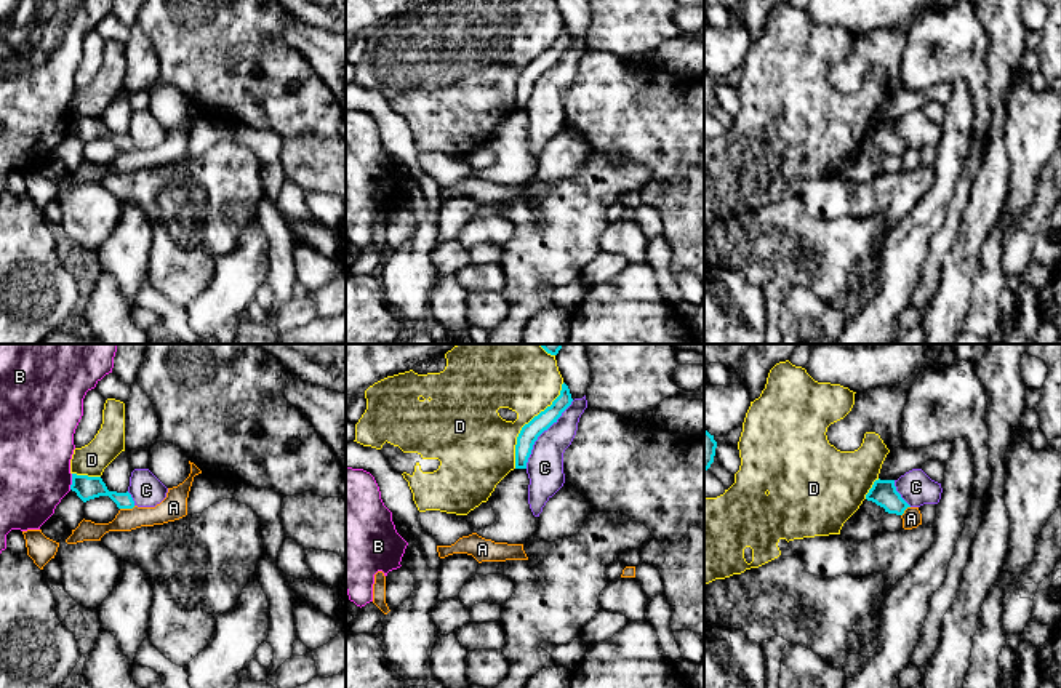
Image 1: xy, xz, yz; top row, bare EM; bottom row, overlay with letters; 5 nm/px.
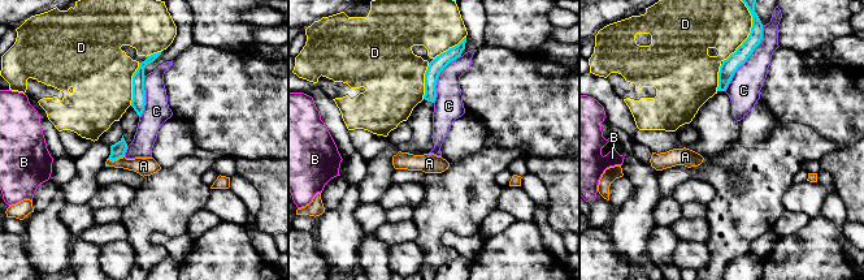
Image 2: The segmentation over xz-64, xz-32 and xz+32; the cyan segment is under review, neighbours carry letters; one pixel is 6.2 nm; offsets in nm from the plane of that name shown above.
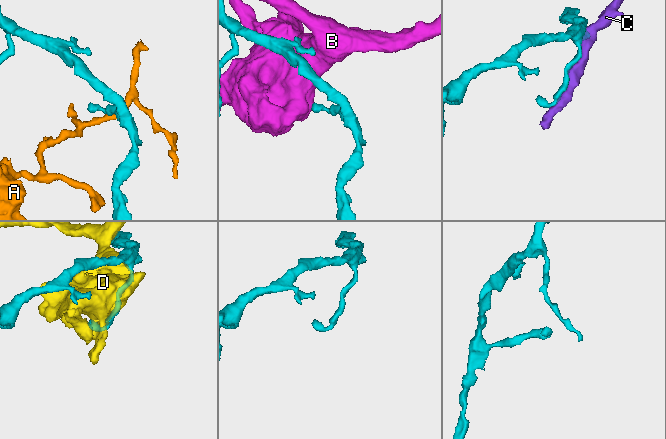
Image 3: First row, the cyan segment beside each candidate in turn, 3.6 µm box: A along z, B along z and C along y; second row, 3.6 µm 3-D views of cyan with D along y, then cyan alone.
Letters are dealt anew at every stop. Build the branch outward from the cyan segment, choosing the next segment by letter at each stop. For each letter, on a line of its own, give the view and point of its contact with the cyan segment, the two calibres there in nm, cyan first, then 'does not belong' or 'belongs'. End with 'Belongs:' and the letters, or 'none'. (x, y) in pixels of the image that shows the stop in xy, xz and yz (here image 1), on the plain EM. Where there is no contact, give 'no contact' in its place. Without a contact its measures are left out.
A: meets cyan in xy at (127, 149); 120 nm thick on the cyan side, 130 nm on the other; does not belong
B: meets cyan in xy at (72, 124); 120 nm thick on the cyan side, 360 nm on the other; does not belong
C: meets cyan in xz at (541, 74); 90 nm thick on the cyan side, 190 nm on the other; does not belong
D: meets cyan in xz at (528, 64); 90 nm thick on the cyan side, 320 nm on the other; does not belong
Belongs: none

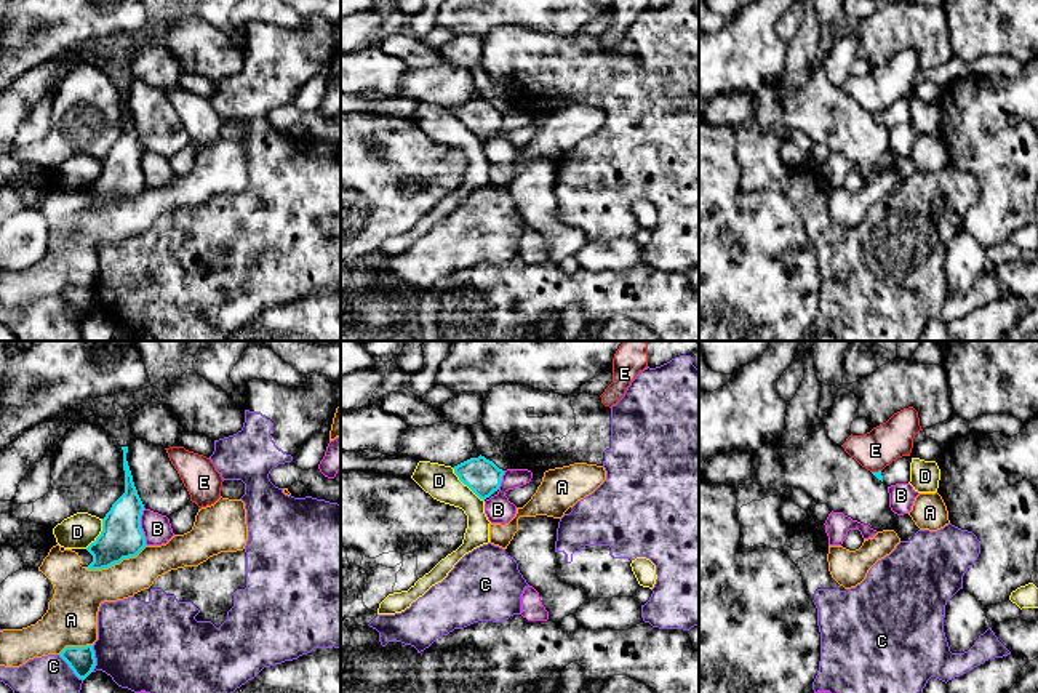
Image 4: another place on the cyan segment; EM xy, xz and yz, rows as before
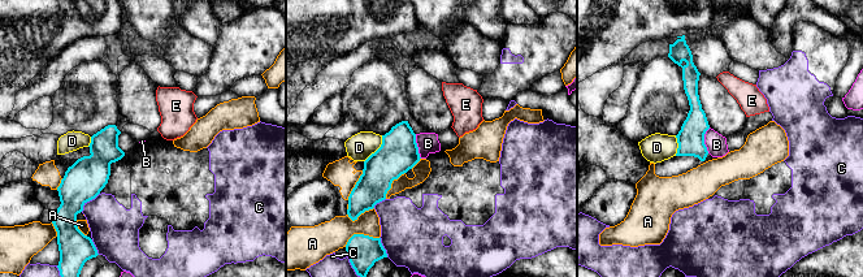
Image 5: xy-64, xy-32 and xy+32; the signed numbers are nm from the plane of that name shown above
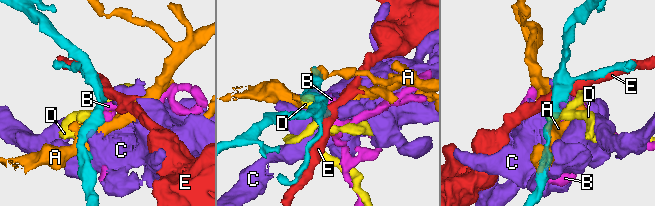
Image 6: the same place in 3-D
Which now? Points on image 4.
A: meets cyan in xy at (115, 204); 220 nm thick on the cyan side, 260 nm on the other; does not belong
B: meets cyan in xy at (139, 168); 220 nm thick on the cyan side, 140 nm on the other; does not belong
C: meets cyan in xy at (69, 308); 140 nm thick on the cyan side, 320 nm on the other; does not belong
D: meets cyan in xz at (466, 125); 180 nm thick on the cyan side, 170 nm on the other; does not belong
E: meets cyan in yz at (875, 114); 40 nm thick on the cyan side, 200 nm on the other; does not belong
Belongs: none

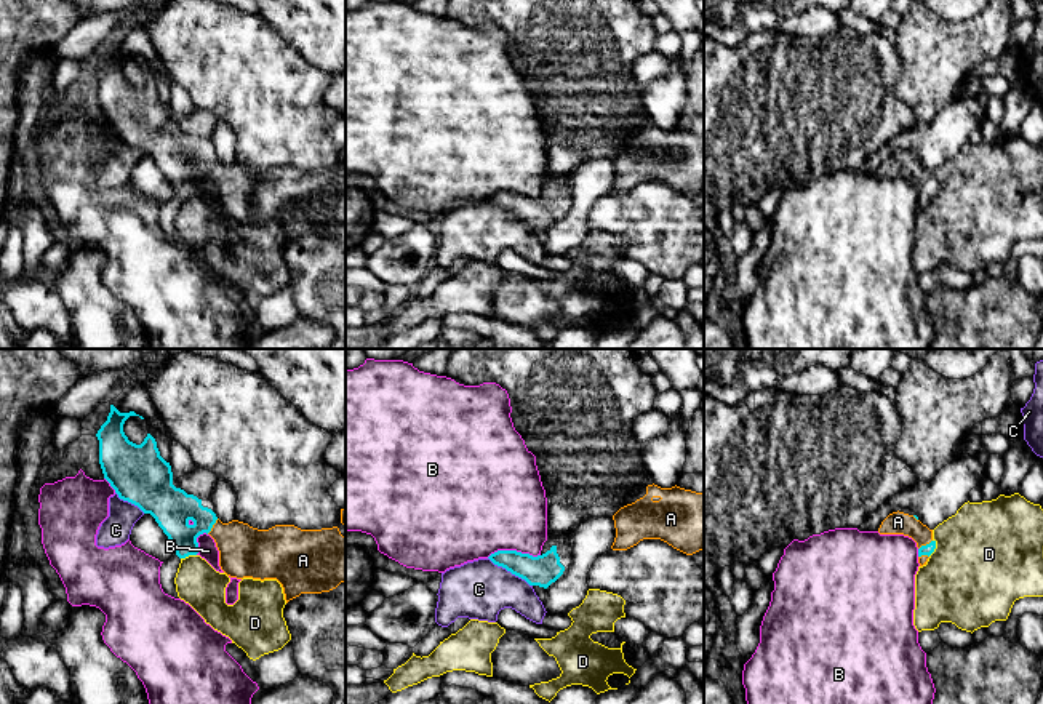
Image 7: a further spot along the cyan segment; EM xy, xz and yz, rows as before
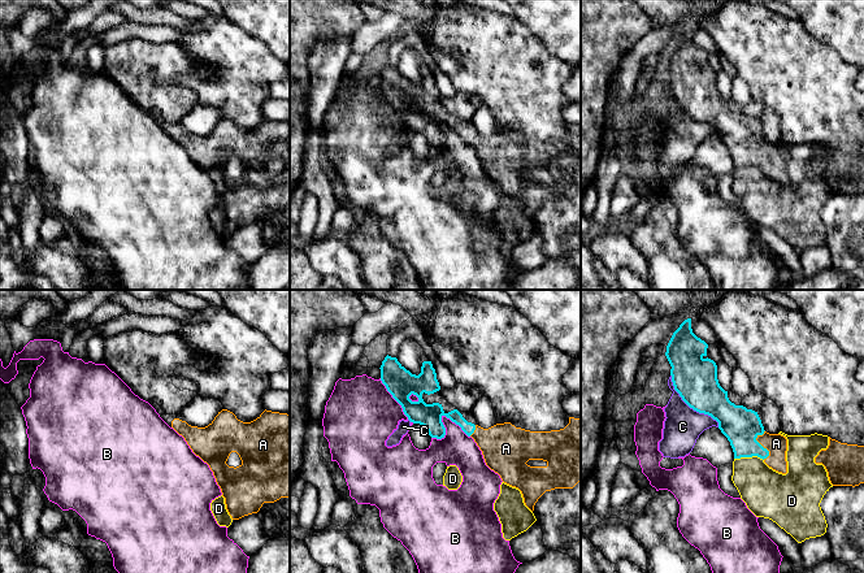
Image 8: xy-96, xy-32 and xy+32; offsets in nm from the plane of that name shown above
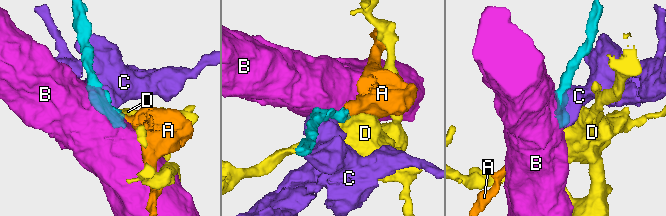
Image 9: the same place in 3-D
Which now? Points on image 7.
A: meets cyan in xy at (211, 168); 200 nm thick on the cyan side, 260 nm on the other; belongs
B: meets cyan in xz at (512, 192); 160 nm thick on the cyan side, 460 nm on the other; does not belong
C: meets cyan in xz at (511, 213); 160 nm thick on the cyan side, 300 nm on the other; does not belong
D: meets cyan in yz at (935, 189); 60 nm thick on the cyan side, 500 nm on the other; does not belong
Belongs: A

